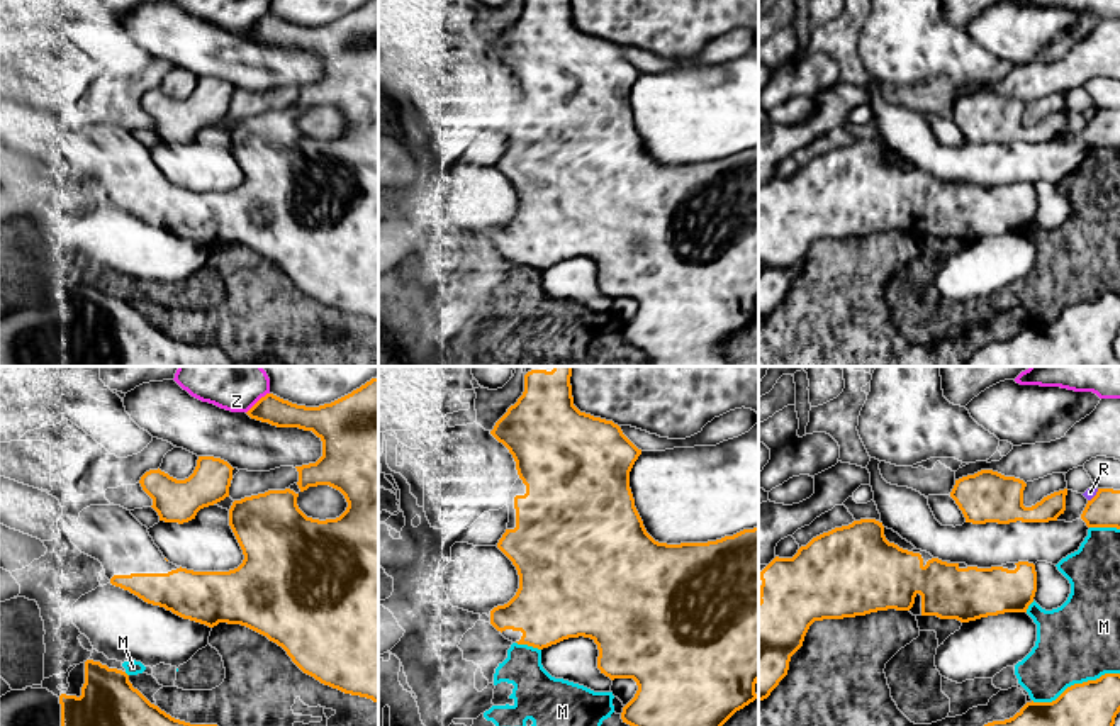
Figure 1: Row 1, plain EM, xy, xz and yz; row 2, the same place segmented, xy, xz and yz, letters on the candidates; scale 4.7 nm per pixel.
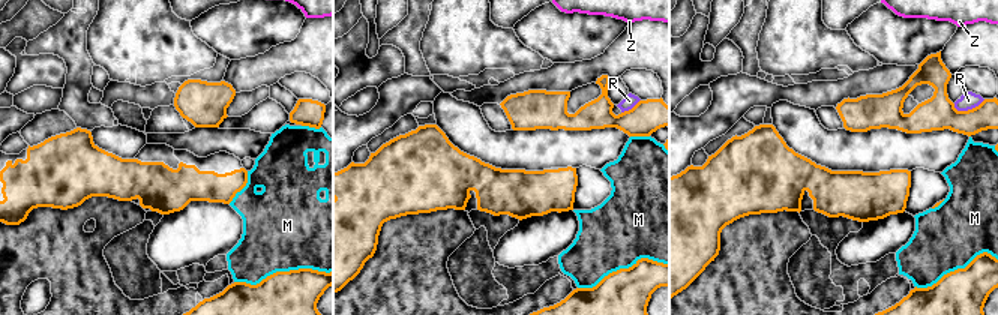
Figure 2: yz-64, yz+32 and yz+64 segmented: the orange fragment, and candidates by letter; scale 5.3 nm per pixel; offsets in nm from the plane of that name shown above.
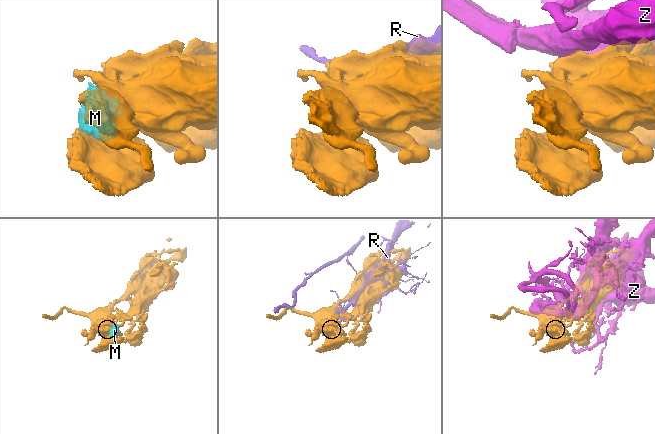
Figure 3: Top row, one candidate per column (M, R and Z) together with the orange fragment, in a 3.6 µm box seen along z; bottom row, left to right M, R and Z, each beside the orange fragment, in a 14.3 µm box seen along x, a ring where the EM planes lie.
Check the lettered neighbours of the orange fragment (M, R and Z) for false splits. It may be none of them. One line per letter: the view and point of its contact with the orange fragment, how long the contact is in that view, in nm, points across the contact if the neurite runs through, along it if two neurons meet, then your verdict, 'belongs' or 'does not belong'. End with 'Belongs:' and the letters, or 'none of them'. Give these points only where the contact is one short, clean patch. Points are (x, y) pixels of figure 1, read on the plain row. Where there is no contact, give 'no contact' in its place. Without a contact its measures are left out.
M: yz (1075, 304) | 440 nm | does not belong
R: yz (1095, 116) | 80 nm | does not belong
Z: xy (257, 22) | 150 nm | does not belong
Belongs: none of them

